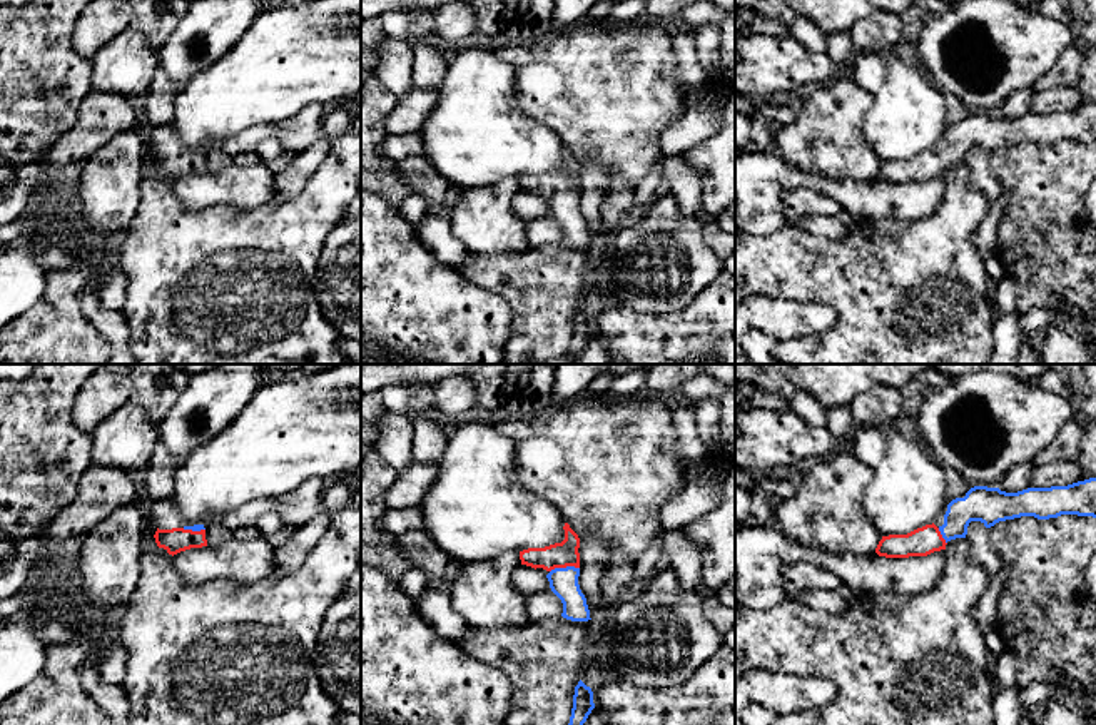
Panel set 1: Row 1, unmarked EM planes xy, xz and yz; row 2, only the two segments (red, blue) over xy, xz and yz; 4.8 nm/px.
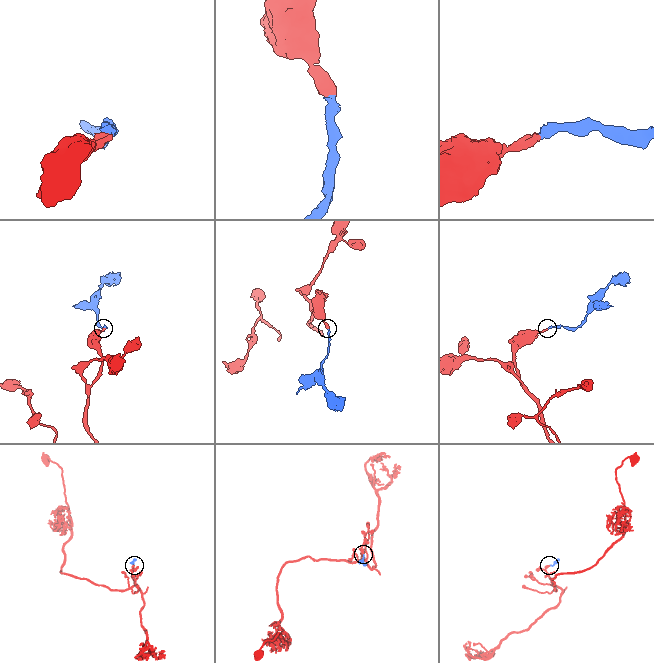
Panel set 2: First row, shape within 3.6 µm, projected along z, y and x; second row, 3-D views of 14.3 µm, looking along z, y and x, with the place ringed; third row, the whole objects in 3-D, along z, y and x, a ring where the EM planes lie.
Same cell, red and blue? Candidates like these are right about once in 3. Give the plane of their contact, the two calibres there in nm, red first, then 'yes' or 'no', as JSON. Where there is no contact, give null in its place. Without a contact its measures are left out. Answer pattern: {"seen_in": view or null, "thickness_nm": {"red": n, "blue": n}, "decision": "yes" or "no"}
{"seen_in": "xz", "thickness_nm": {"red": 130, "blue": 140}, "decision": "yes"}

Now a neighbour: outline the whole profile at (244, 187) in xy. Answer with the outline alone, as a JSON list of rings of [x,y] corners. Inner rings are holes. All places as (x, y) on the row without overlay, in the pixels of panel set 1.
[[[267,162],[231,164],[217,172],[202,172],[172,182],[179,202],[189,209],[231,205],[252,210],[274,197],[276,175]]]

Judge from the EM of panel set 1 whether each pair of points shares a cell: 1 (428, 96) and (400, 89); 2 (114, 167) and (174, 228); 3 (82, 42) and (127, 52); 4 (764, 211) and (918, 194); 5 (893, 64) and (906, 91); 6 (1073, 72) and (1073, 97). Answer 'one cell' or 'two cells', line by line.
1: two cells
2: two cells
3: two cells
4: one cell
5: one cell
6: two cells

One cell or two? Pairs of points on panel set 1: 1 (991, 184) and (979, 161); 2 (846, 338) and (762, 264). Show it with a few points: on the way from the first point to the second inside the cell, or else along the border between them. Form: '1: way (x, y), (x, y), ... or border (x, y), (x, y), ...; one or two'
1: way (986, 179), (979, 172), (979, 166); one
2: way (846, 309), (811, 274), (791, 264); one

